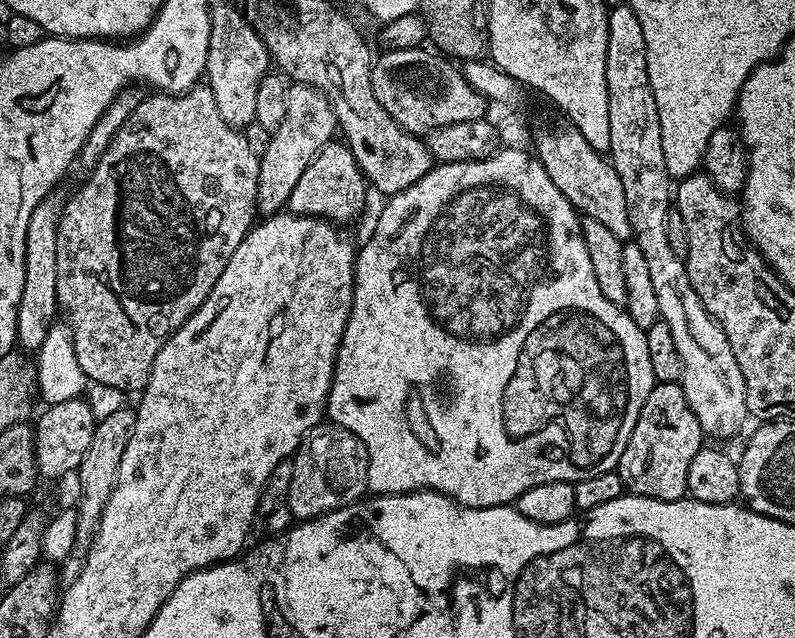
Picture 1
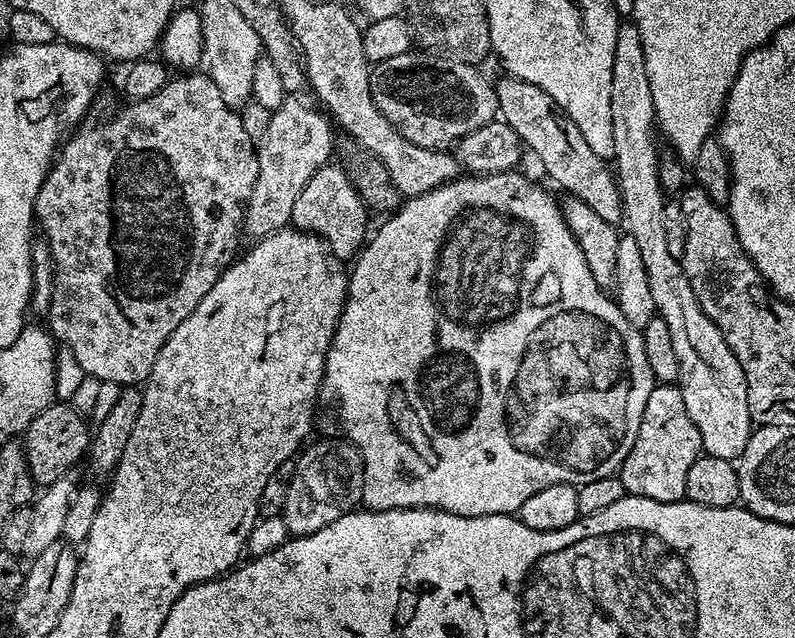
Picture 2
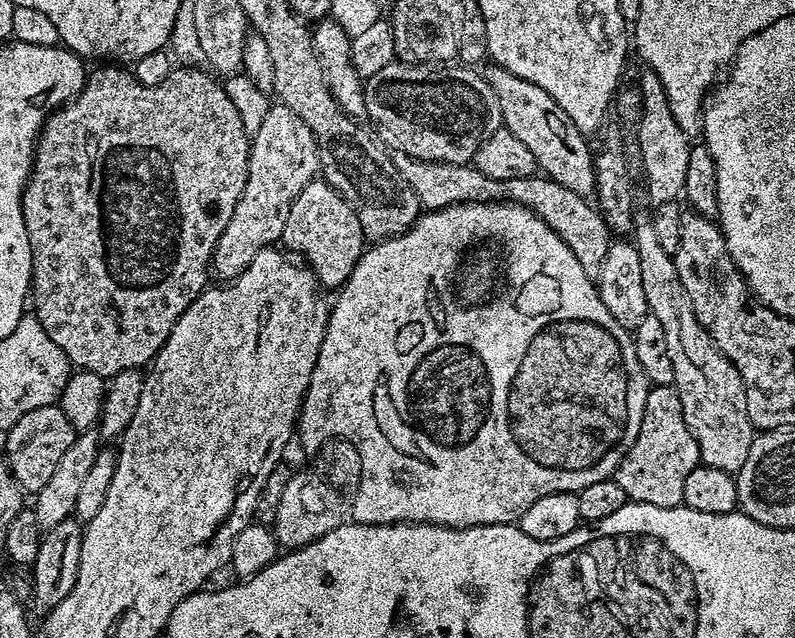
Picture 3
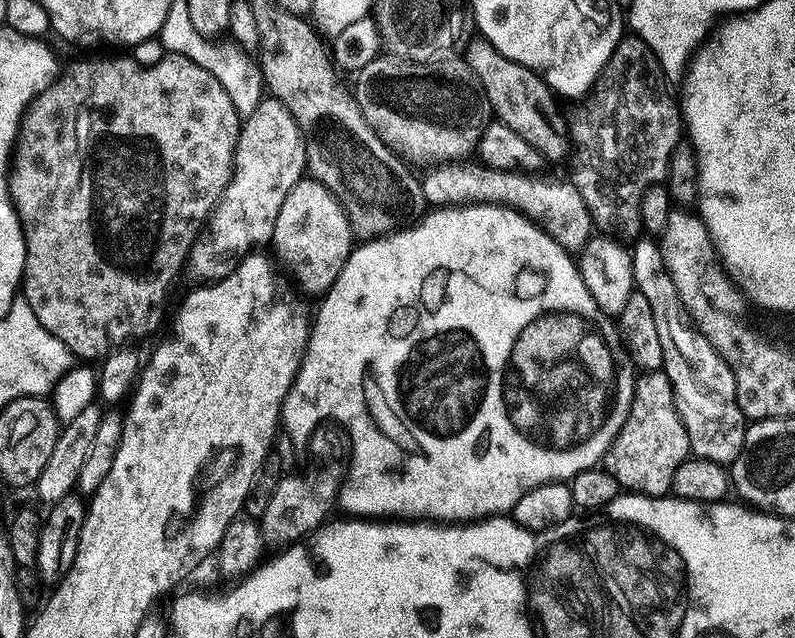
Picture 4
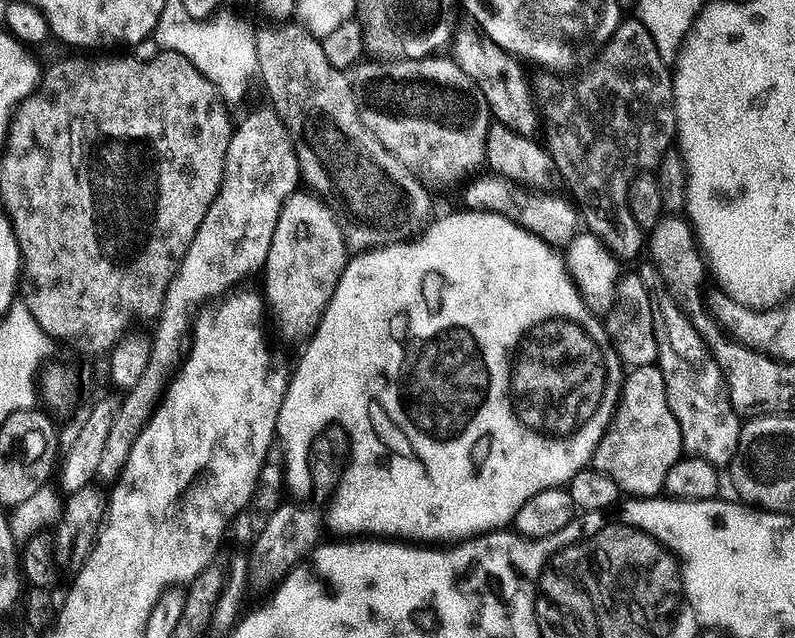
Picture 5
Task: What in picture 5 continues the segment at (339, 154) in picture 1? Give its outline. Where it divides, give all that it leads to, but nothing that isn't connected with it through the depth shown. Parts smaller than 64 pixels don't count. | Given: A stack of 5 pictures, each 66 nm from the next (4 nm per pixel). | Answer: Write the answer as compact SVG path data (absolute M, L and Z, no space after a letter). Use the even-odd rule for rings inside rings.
M311 191L293 192L280 211L278 226L274 226L270 254L262 272L262 296L270 316L276 319L276 328L282 339L311 340L349 259L340 224L328 205Z

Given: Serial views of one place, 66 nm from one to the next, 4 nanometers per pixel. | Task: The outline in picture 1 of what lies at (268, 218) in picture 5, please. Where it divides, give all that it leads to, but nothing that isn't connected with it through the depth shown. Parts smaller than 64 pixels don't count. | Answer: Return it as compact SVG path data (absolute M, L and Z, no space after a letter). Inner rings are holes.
M293 83L287 91L288 109L284 121L269 135L266 154L259 157L256 207L264 214L279 213L287 205L294 186L298 186L298 178L302 178L302 170L310 166L314 157L335 137L332 135L338 132L332 104L317 88Z

